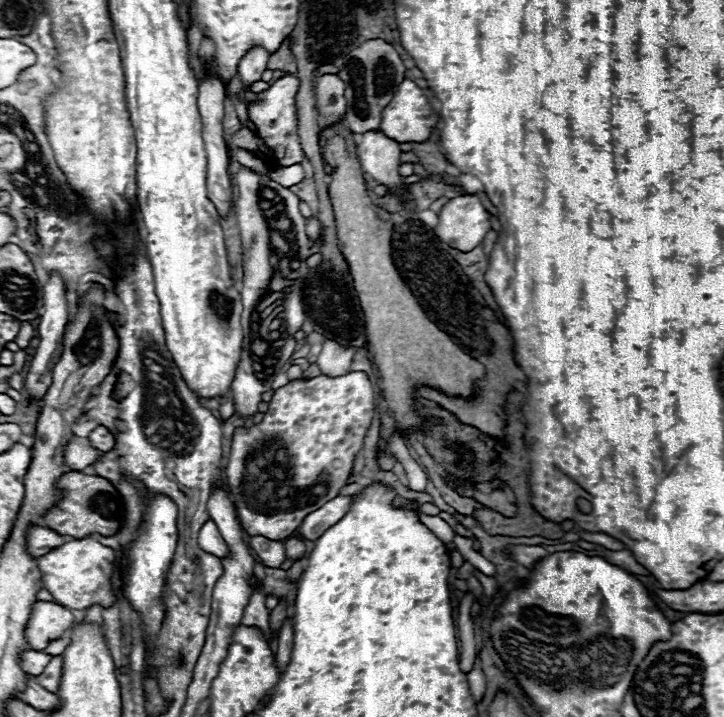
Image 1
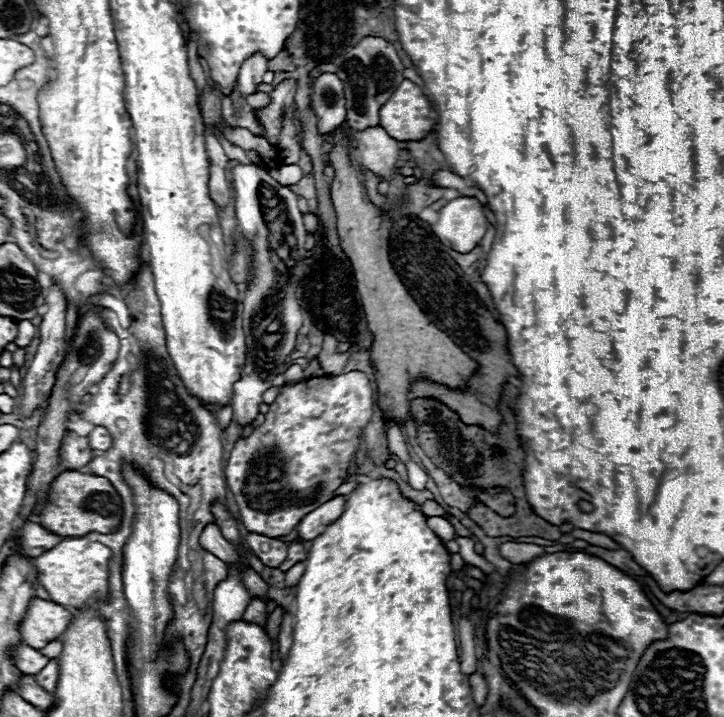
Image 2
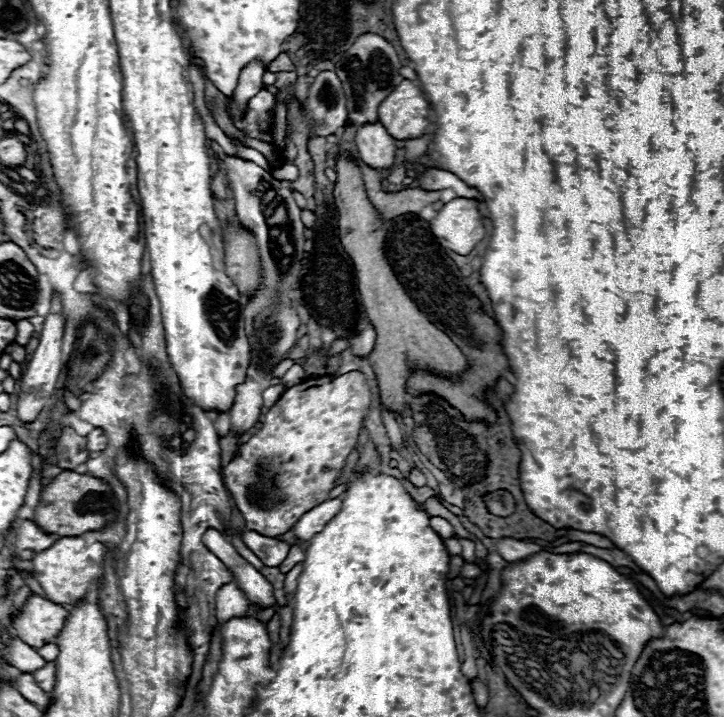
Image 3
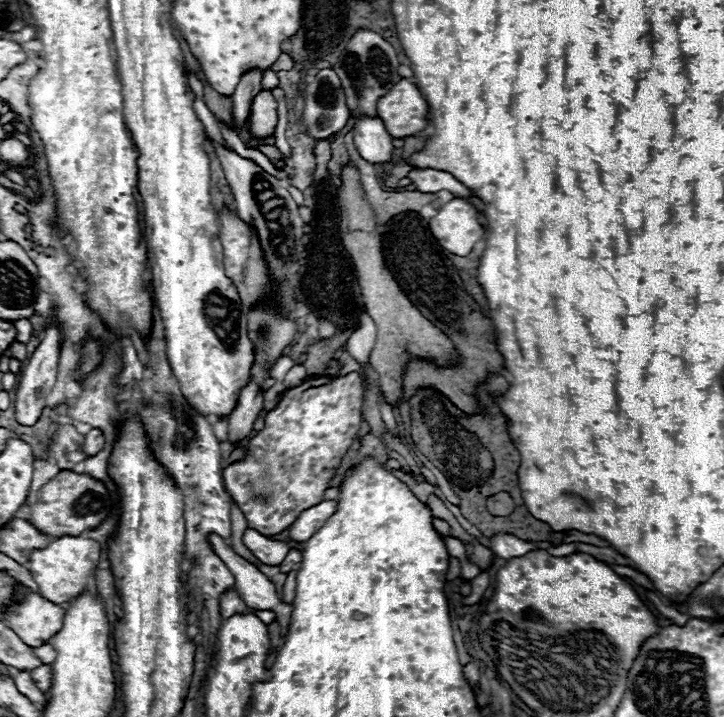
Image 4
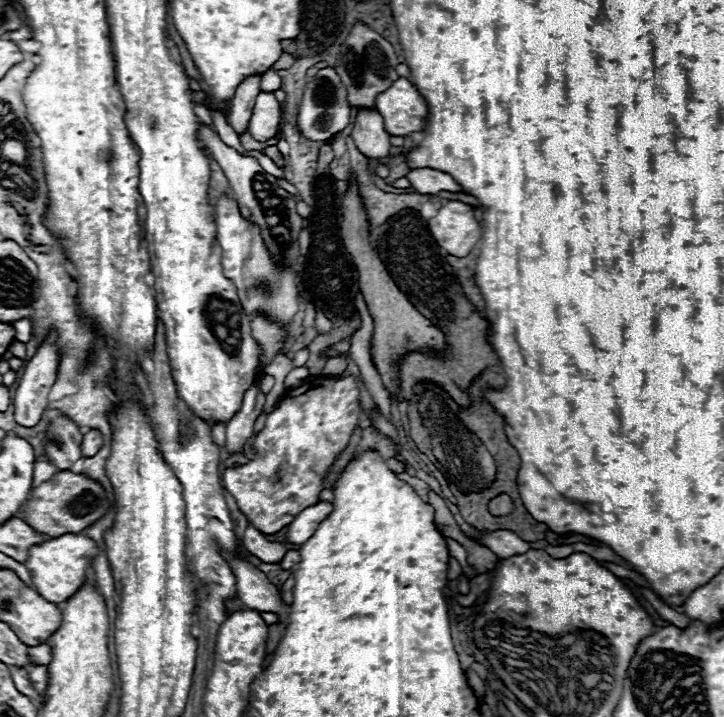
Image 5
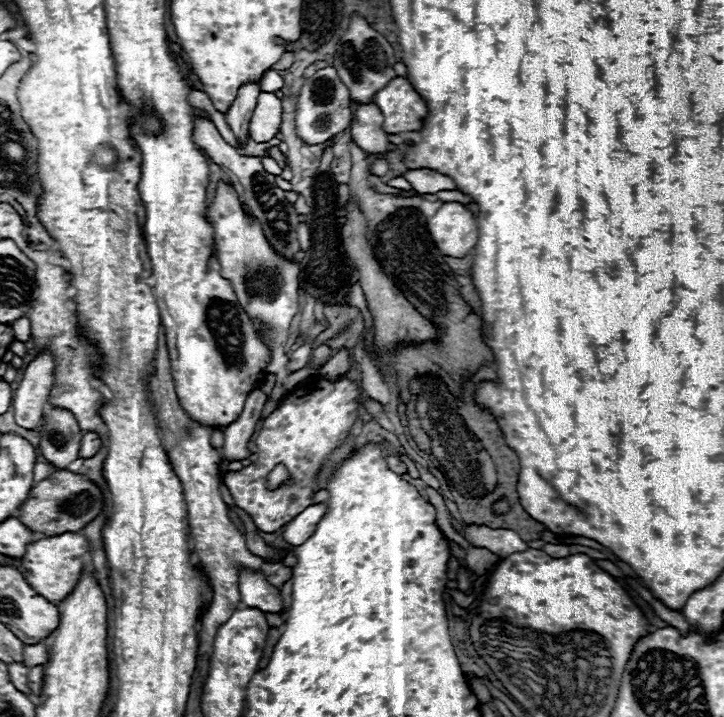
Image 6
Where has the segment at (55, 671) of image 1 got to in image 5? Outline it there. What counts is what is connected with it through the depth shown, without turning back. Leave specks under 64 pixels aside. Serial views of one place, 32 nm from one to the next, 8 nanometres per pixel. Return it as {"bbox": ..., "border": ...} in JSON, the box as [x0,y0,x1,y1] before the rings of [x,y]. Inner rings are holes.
{"bbox":[28,665,48,692],"border":[[[37,665],[28,668],[30,680],[34,682],[37,690],[44,692],[48,685],[48,669],[45,665]]]}

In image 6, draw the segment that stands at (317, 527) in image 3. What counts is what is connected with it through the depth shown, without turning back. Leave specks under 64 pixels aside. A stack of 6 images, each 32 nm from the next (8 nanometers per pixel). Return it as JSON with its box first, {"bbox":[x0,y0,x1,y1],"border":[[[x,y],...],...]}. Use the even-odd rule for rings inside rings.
{"bbox":[284,504,326,546],"border":[[[312,504],[306,510],[302,510],[294,520],[290,520],[284,526],[284,540],[292,546],[304,544],[312,534],[318,524],[318,520],[326,514],[326,504]]]}

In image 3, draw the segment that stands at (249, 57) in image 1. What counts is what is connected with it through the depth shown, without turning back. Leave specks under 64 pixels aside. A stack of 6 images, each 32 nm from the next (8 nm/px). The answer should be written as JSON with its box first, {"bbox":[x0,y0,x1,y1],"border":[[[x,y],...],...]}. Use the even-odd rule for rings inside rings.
{"bbox":[234,62,266,114],"border":[[[250,62],[240,72],[240,80],[238,80],[238,86],[234,90],[234,102],[236,102],[238,110],[240,110],[240,114],[244,112],[248,100],[262,90],[262,76],[264,76],[264,72],[266,72],[266,68],[260,62]]]}

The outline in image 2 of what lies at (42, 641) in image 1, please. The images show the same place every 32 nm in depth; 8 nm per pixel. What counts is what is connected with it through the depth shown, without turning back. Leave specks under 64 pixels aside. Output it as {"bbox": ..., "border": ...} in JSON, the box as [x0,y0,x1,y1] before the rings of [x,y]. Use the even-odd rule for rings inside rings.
{"bbox":[20,598,72,650],"border":[[[32,598],[26,616],[20,622],[20,636],[28,646],[40,650],[66,630],[70,616],[72,614],[60,604],[42,598]]]}

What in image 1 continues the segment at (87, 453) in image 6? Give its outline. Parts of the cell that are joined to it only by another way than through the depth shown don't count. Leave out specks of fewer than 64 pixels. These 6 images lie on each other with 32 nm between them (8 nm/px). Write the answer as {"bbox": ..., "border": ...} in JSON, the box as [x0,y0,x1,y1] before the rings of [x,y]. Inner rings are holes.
{"bbox":[88,426,114,452],"border":[[[104,426],[94,428],[94,430],[90,432],[88,440],[90,440],[92,448],[102,450],[102,452],[108,452],[108,450],[114,446],[114,436],[112,436],[112,434],[110,434],[110,432],[108,432]]]}

